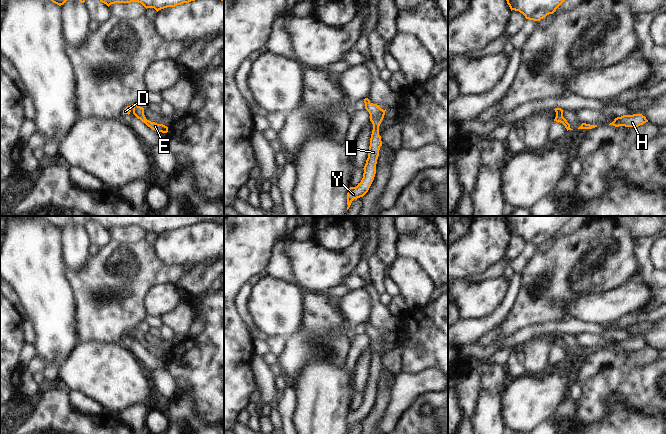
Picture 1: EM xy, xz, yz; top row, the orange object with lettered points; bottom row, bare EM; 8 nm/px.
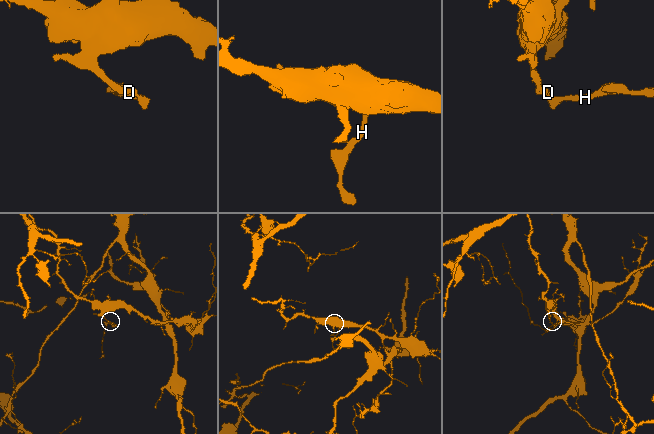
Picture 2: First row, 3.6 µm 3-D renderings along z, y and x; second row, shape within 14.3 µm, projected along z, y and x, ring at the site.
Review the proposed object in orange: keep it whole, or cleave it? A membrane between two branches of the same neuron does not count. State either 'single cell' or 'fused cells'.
single cell

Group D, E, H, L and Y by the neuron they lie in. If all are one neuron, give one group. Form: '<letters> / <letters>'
D E H L Y

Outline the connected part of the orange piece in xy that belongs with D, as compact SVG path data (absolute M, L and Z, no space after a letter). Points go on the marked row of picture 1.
M132 104L130 106L127 106L124 110L123 110L123 115L124 114L130 114L131 110L130 108L133 108L132 112L133 114L140 119L142 122L144 122L148 127L150 127L151 129L157 131L157 132L162 132L162 133L167 133L168 132L168 127L163 125L163 124L157 124L155 122L151 122L149 120L146 119L145 115L144 115L144 108L138 106L137 104Z

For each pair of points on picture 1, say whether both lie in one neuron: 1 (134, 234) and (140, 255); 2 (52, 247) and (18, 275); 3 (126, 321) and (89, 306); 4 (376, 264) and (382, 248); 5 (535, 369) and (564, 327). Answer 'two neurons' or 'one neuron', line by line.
1: two neurons
2: one neuron
3: one neuron
4: two neurons
5: two neurons

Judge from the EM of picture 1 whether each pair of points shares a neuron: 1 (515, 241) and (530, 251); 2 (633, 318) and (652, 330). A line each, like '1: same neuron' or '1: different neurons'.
1: different neurons
2: different neurons

